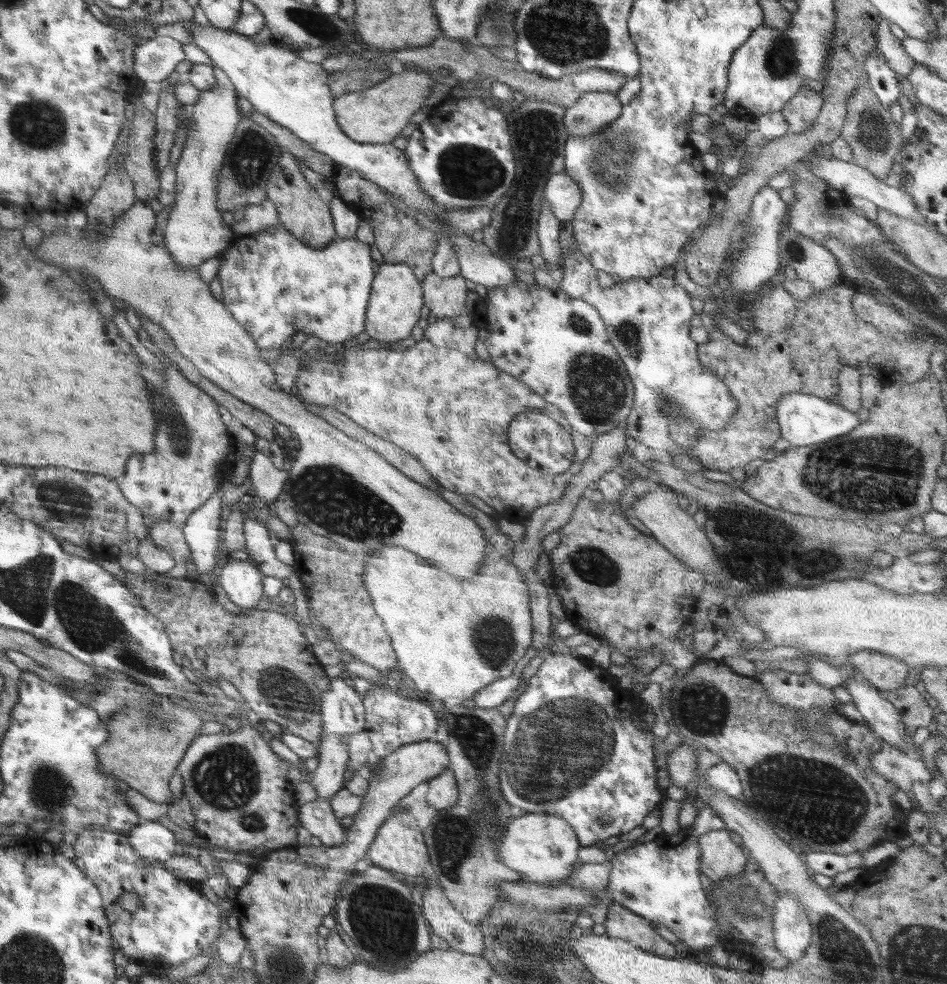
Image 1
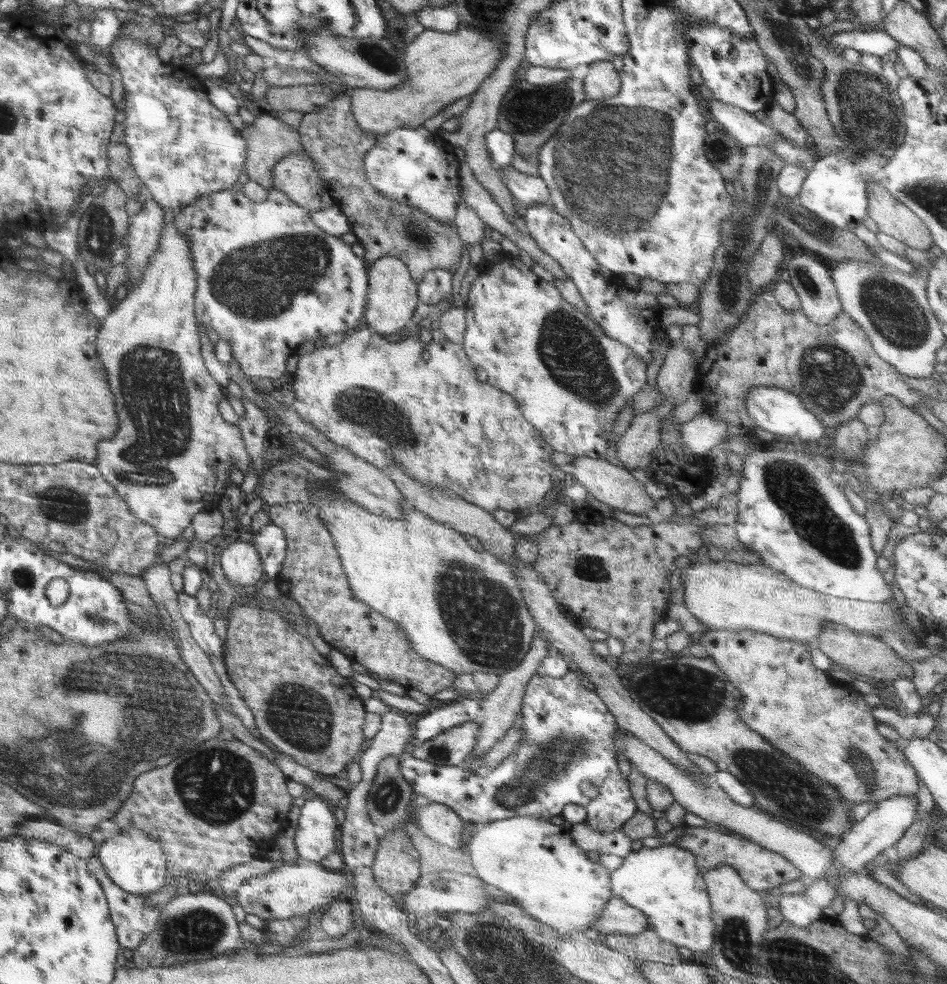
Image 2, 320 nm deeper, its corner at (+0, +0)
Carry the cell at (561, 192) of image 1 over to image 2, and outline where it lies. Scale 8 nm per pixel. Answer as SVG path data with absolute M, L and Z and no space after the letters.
M510 165L502 170L501 178L513 198L524 205L528 207L538 203L551 205L547 184L541 177L520 174L512 170Z

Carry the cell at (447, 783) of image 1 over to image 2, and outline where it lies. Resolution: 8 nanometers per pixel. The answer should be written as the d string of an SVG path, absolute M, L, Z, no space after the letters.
M439 802L415 807L414 822L432 840L454 850L463 847L463 820L449 806Z

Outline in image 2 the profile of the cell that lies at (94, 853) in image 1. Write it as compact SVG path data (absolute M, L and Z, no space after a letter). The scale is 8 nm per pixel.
M97 854L87 859L88 866L105 888L111 905L111 919L116 923L120 946L134 950L159 925L160 906L145 906L148 894L130 894L108 878L107 871Z

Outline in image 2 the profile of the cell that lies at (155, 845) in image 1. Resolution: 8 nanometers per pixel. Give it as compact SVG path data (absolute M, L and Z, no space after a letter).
M134 828L121 830L116 837L107 838L99 845L97 857L103 863L103 869L107 871L108 878L122 890L130 894L148 894L159 892L166 880L166 867L164 853L159 842Z

